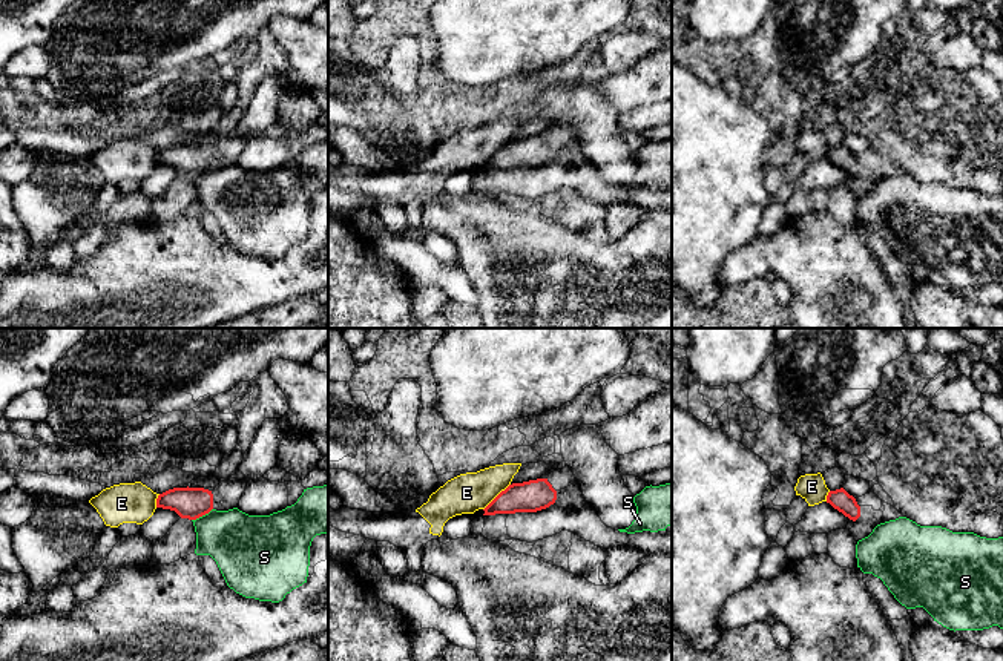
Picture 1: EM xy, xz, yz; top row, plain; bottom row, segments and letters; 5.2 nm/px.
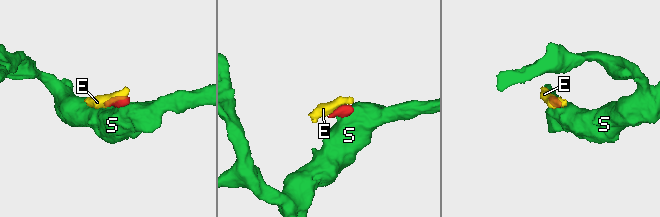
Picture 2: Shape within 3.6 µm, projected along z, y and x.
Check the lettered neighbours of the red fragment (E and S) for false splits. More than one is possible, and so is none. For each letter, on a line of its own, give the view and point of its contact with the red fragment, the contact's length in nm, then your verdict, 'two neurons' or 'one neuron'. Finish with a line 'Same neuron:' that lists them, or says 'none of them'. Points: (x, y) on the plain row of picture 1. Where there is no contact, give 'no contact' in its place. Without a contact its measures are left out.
E: contact xz (496, 154); length 200 nm; two neurons
S: contact xy (201, 172); length 130 nm; two neurons
Same neuron: none of them

